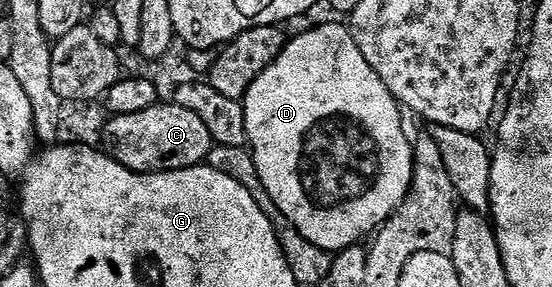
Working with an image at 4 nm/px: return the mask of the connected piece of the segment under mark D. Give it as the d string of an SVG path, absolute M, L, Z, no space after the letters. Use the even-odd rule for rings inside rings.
M323 24L320 28L311 28L308 32L303 32L300 36L292 35L287 44L281 50L278 58L267 67L262 74L249 86L246 96L242 101L243 113L245 114L245 126L247 127L247 142L249 151L255 157L257 174L277 210L313 246L321 250L330 252L342 252L344 248L352 248L360 243L362 236L370 237L372 233L383 227L391 215L401 206L401 202L406 198L408 190L411 188L411 179L413 179L413 162L415 161L415 150L412 137L407 137L407 132L403 129L403 116L401 105L398 100L389 94L385 82L377 78L373 66L365 62L365 54L357 50L357 42L353 42L350 27L339 24Z

